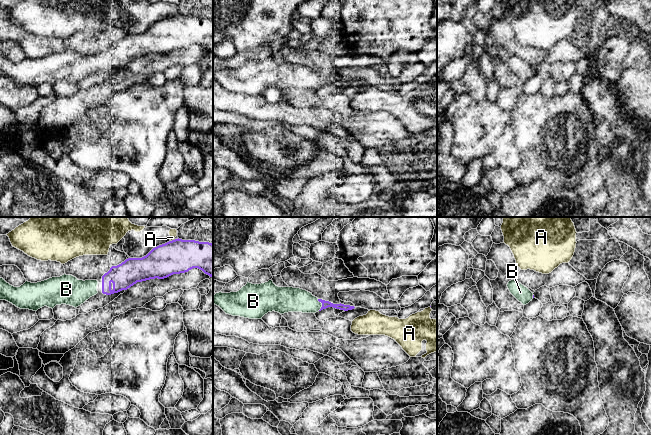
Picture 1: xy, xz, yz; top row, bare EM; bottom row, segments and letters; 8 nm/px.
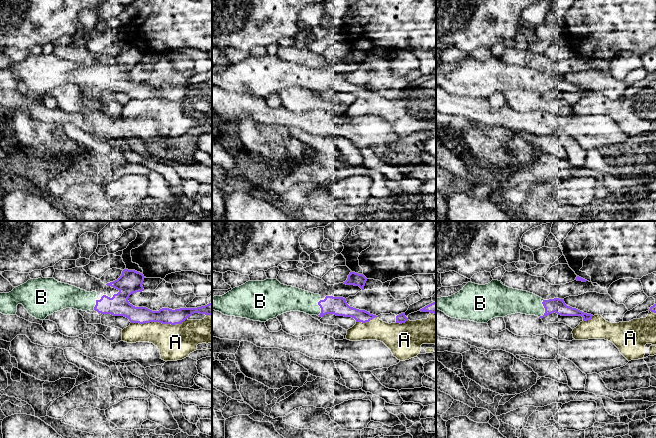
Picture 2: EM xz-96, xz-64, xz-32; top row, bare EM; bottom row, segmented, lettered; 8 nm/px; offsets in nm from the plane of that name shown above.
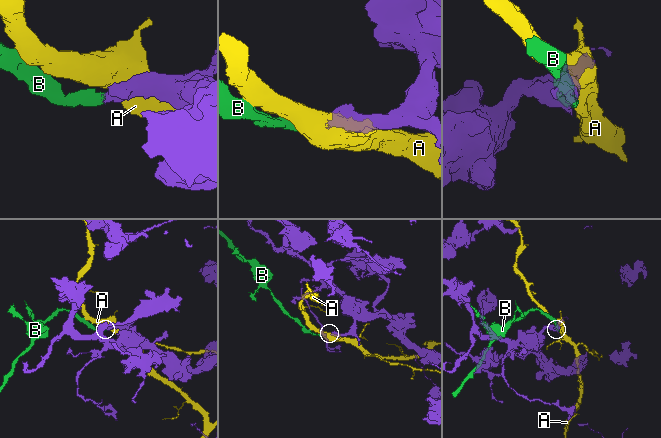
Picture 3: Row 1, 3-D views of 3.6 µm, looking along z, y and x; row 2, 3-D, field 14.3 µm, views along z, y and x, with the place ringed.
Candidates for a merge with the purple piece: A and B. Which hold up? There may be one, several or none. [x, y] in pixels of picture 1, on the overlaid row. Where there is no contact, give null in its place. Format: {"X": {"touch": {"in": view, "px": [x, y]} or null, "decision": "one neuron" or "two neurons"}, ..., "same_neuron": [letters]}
{"A": {"touch": {"in": "xy", "px": [172, 240]}, "decision": "two neurons"}, "B": {"touch": {"in": "xz", "px": [322, 305]}, "decision": "one neuron"}, "same_neuron": ["B"]}

